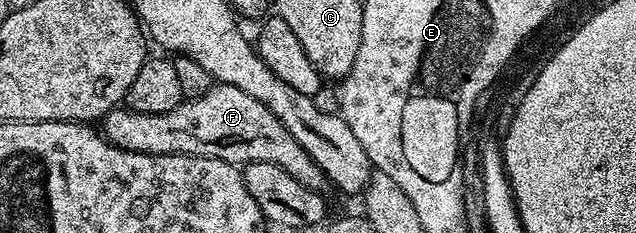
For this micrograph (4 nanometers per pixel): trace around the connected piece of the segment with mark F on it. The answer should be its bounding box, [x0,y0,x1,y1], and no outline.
[101,83,325,192]

